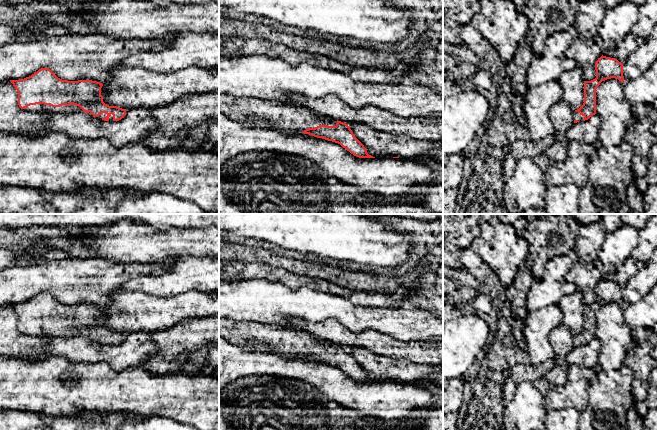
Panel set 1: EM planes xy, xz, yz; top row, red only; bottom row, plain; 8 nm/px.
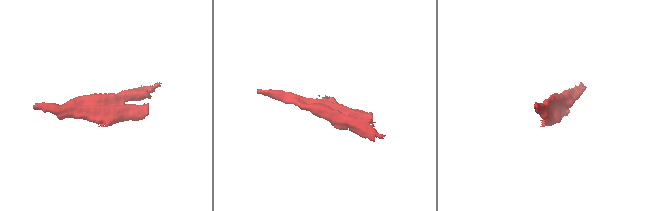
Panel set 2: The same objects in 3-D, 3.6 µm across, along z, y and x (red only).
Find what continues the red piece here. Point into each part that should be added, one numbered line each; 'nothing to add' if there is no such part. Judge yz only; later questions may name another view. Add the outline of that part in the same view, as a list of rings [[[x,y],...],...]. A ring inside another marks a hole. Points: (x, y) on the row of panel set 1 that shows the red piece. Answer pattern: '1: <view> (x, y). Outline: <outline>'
1: yz (576, 116). Outline: [[[573,111],[573,119],[581,122],[581,121],[583,121],[584,116],[582,116],[580,113],[578,113],[576,111]]]

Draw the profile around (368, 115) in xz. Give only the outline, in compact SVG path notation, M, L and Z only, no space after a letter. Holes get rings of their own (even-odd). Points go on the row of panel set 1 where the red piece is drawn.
M292 95L291 99L301 107L346 124L359 122L393 135L407 135L413 139L430 141L443 140L443 116L405 118L372 105L353 109L336 96L308 99L302 95Z

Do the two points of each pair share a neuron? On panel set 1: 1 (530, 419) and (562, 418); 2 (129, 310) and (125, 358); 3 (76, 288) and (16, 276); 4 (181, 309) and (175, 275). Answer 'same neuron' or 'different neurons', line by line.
1: different neurons
2: different neurons
3: same neuron
4: different neurons

